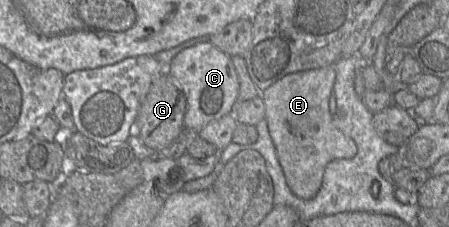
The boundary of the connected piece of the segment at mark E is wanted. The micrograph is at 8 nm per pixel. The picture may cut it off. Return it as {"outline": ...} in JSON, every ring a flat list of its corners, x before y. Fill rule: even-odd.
{"outline":[[334,65,294,72,261,92,265,119,286,182,292,192,302,199,316,196,330,161,352,158,357,153,356,143,334,125,329,110,335,77]]}

